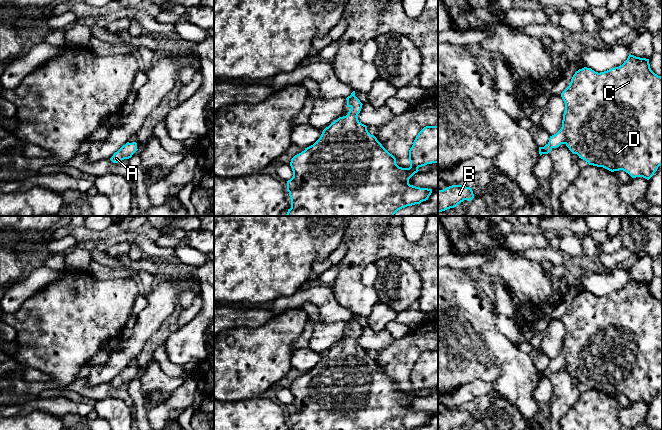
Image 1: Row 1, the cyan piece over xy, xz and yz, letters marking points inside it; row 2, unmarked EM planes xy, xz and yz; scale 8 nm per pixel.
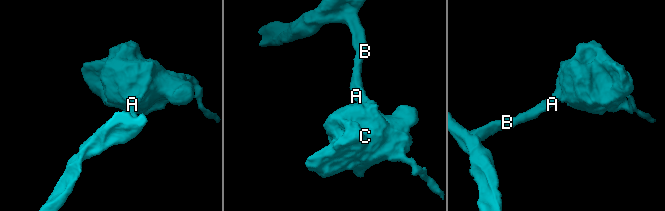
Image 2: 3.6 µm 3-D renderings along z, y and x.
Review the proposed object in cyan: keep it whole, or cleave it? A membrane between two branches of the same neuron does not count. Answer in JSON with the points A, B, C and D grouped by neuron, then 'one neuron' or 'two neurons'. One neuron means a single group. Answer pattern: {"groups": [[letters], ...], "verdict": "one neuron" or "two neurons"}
{"groups": [["A", "B", "C", "D"]], "verdict": "one neuron"}

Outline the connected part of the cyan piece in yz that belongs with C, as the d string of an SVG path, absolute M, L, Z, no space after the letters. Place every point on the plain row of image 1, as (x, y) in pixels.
M629 278L622 289L604 296L598 297L587 291L579 293L561 321L565 327L562 351L550 360L544 371L539 371L540 380L565 368L589 389L611 396L623 394L632 402L643 401L647 404L662 389L662 301L651 294L649 283Z

